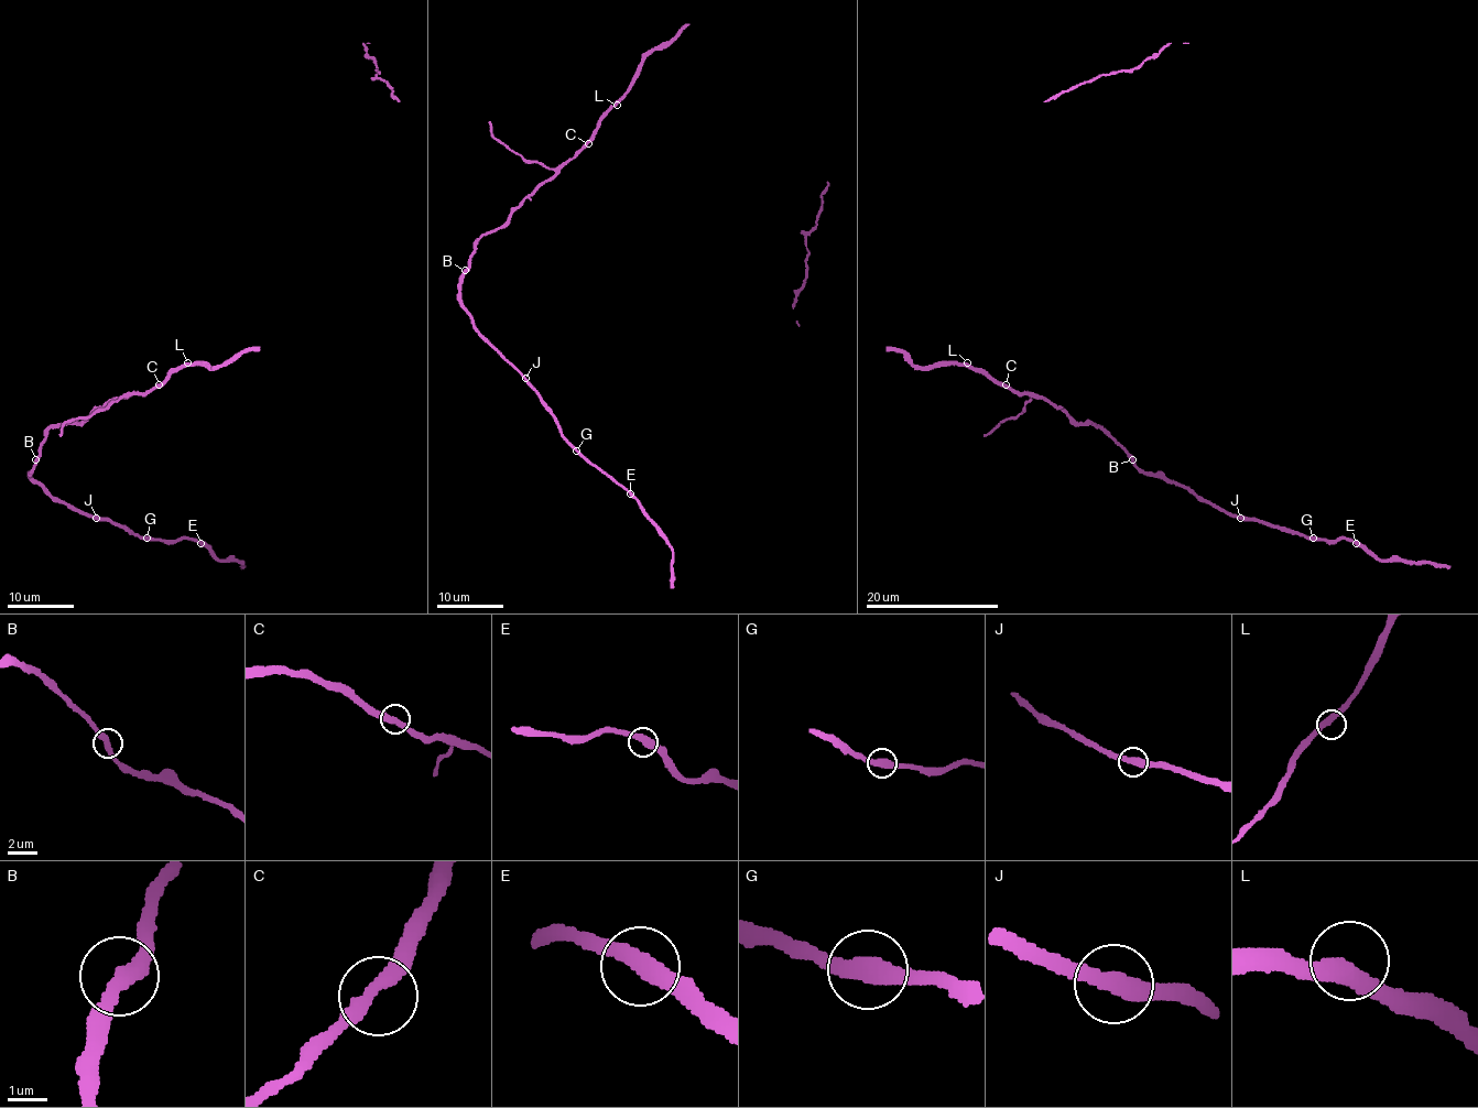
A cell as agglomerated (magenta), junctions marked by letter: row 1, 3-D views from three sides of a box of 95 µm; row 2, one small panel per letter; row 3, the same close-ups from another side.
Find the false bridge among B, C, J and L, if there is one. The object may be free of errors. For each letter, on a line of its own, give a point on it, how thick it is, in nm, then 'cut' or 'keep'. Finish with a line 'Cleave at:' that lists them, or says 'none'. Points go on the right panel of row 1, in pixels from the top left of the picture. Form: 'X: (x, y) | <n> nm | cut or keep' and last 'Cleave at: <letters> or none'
B: (1132, 459) | 360 nm | keep
C: (1006, 384) | 400 nm | keep
J: (1240, 518) | 360 nm | keep
L: (967, 362) | 420 nm | keep
Cleave at: none

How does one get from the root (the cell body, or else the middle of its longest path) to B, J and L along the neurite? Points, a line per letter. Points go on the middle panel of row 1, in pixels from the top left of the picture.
B: (586, 142), (503, 225), (486, 231), (478, 240), (465, 270)
J: (586, 142), (503, 225), (486, 231), (478, 240), (462, 282), (462, 304), (473, 327), (524, 379)
L: (586, 142), (598, 121), (617, 105)

